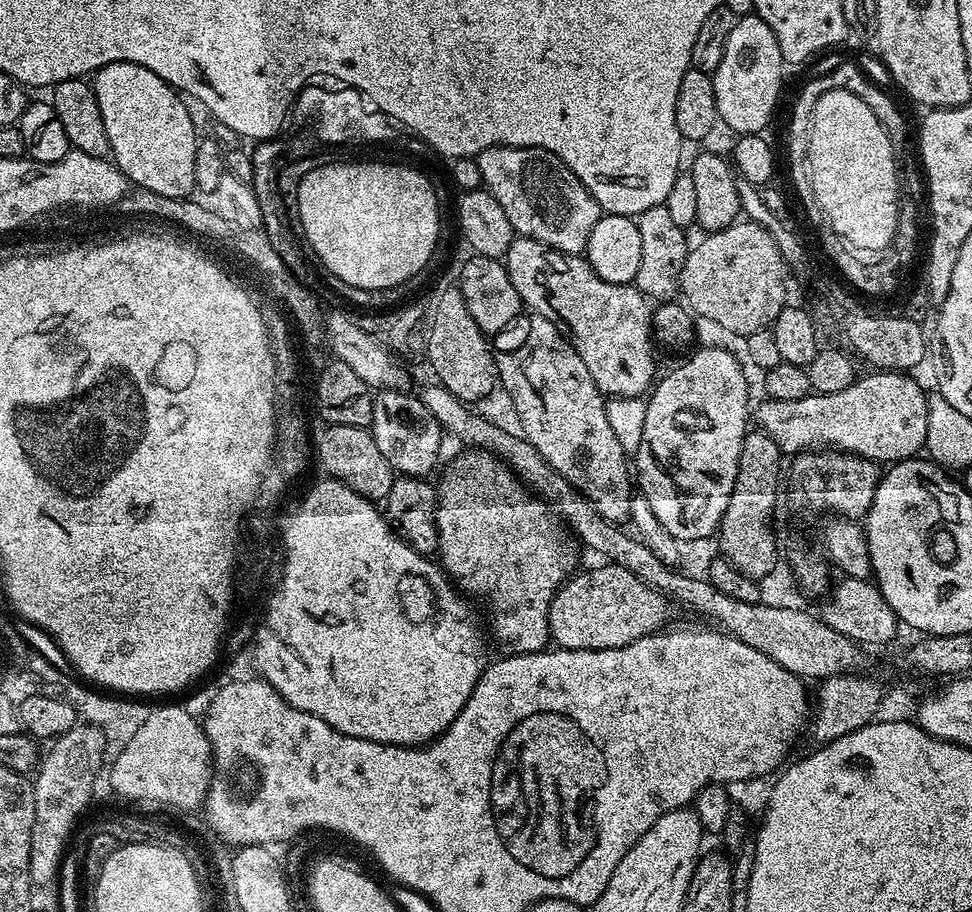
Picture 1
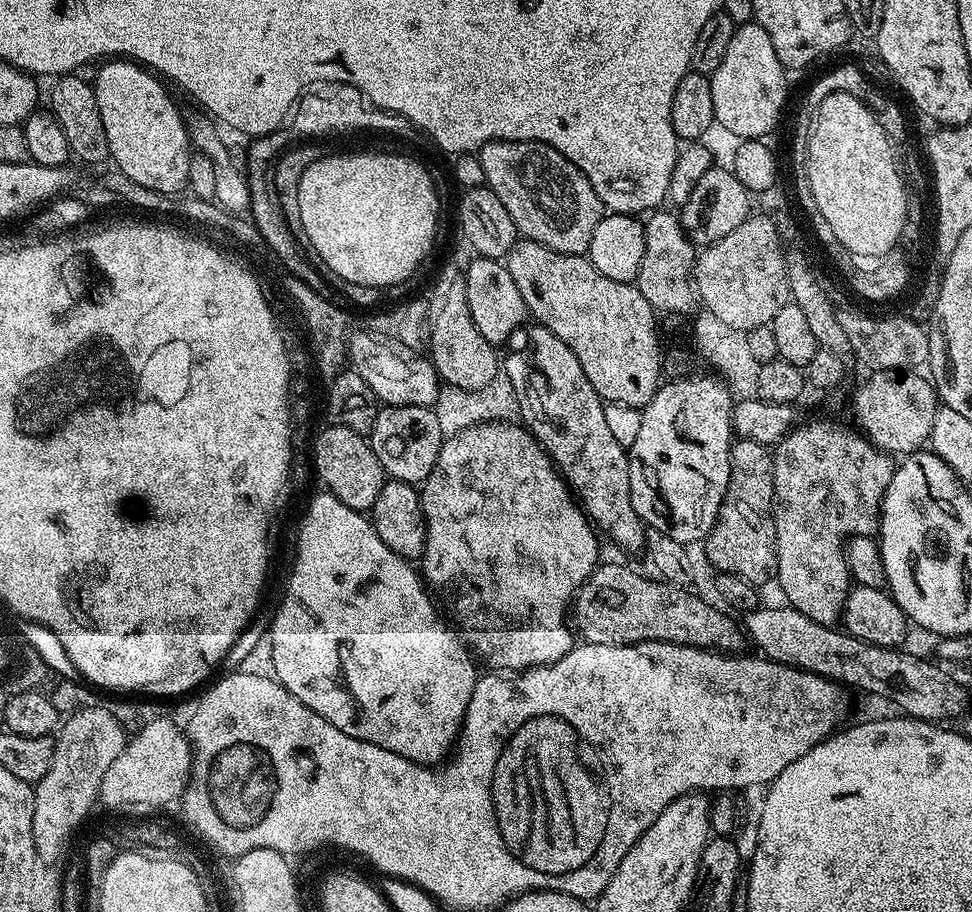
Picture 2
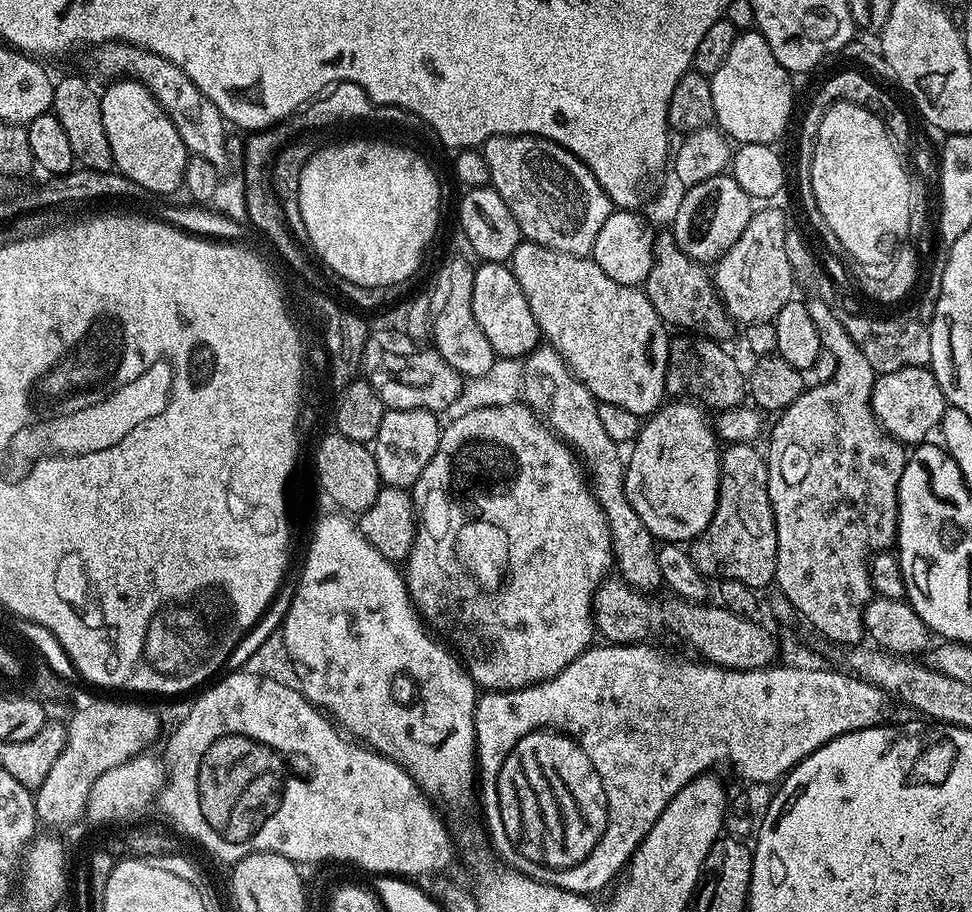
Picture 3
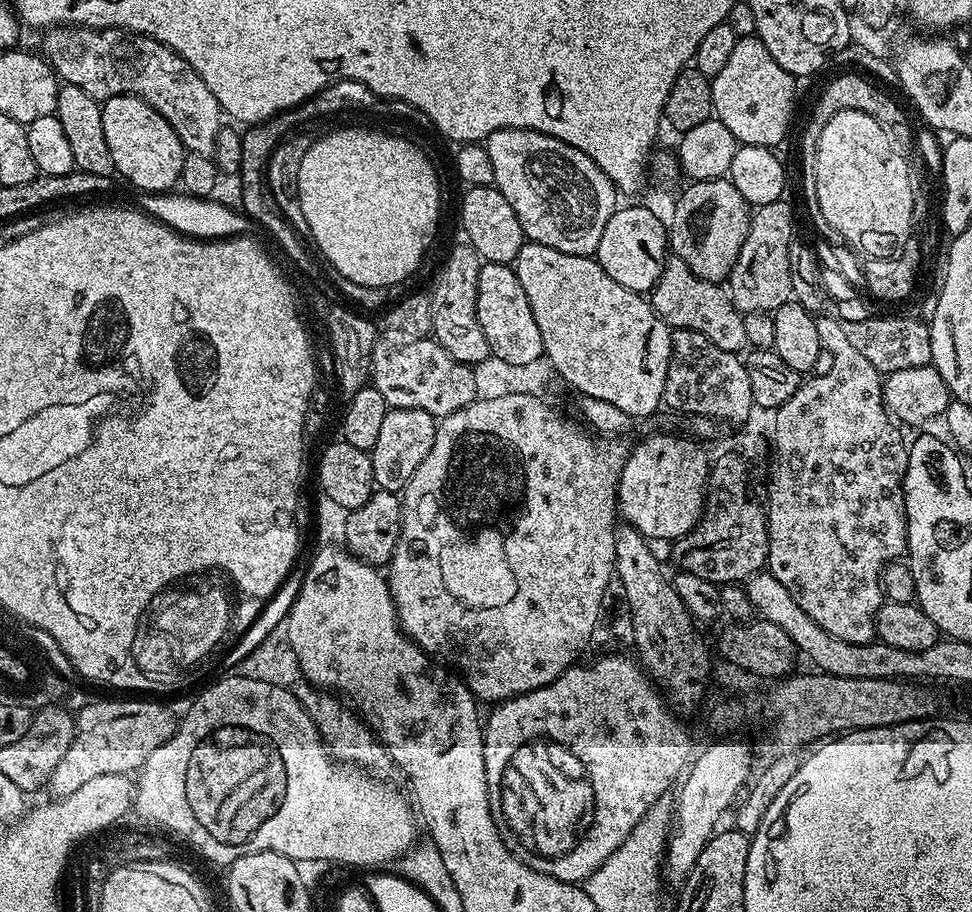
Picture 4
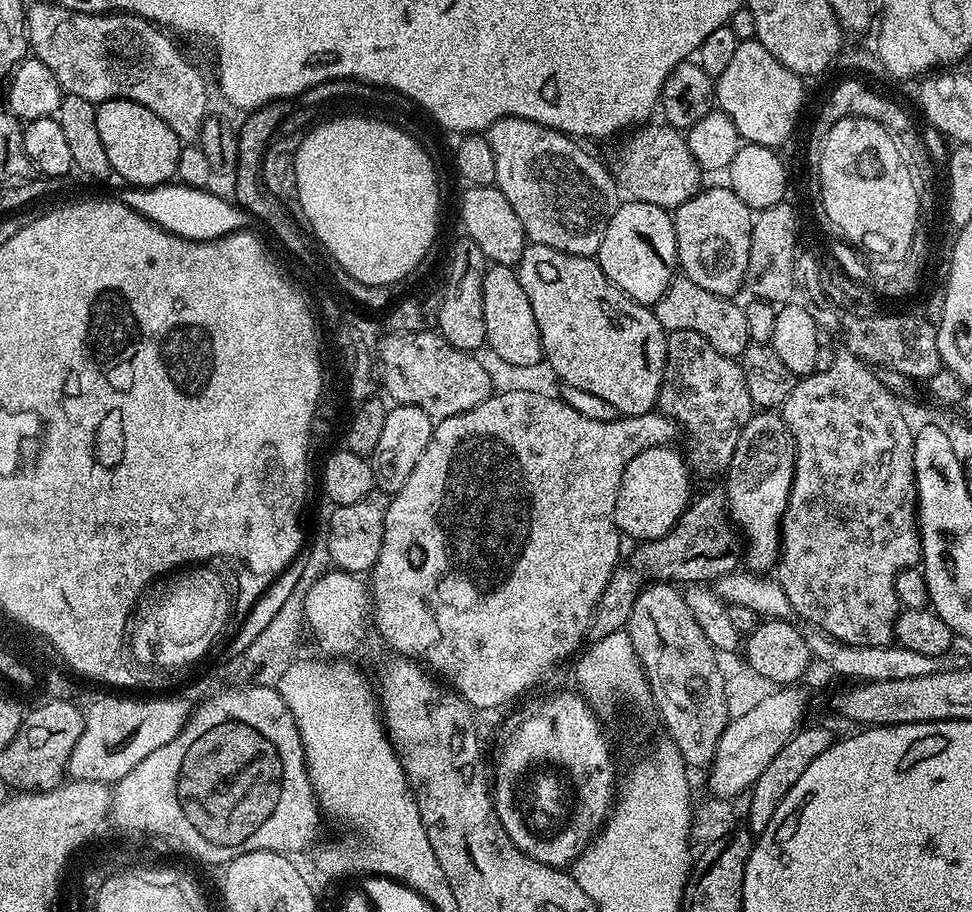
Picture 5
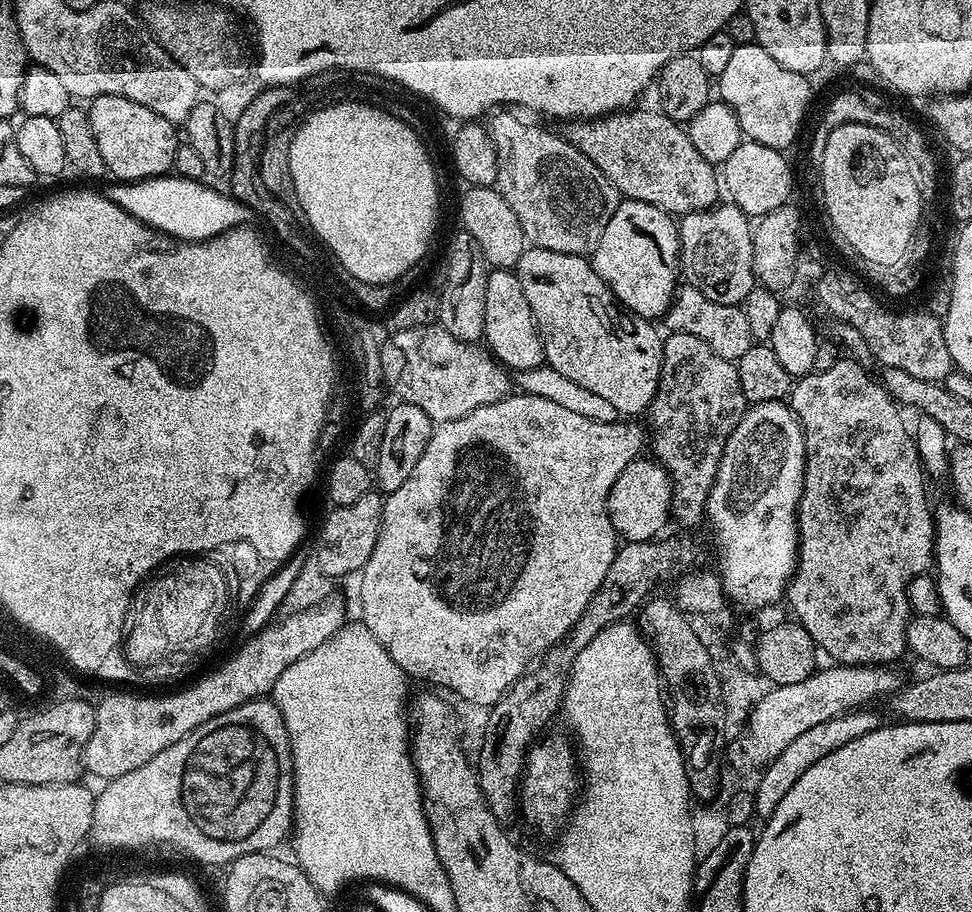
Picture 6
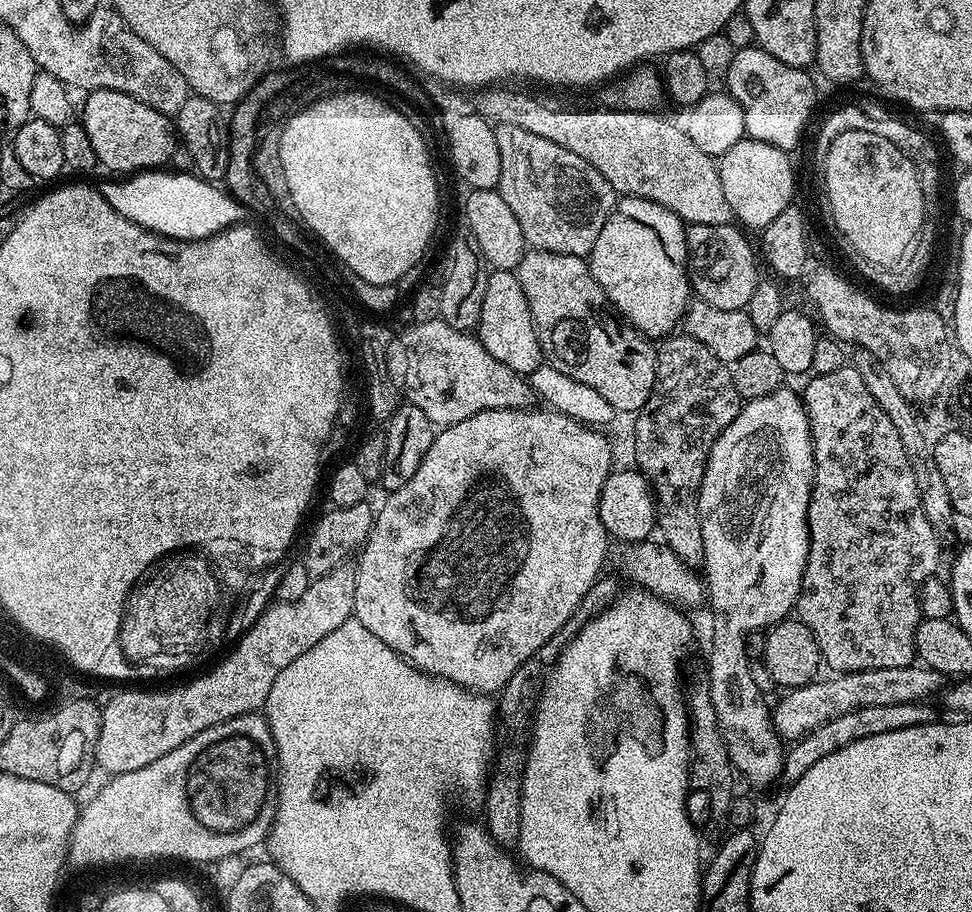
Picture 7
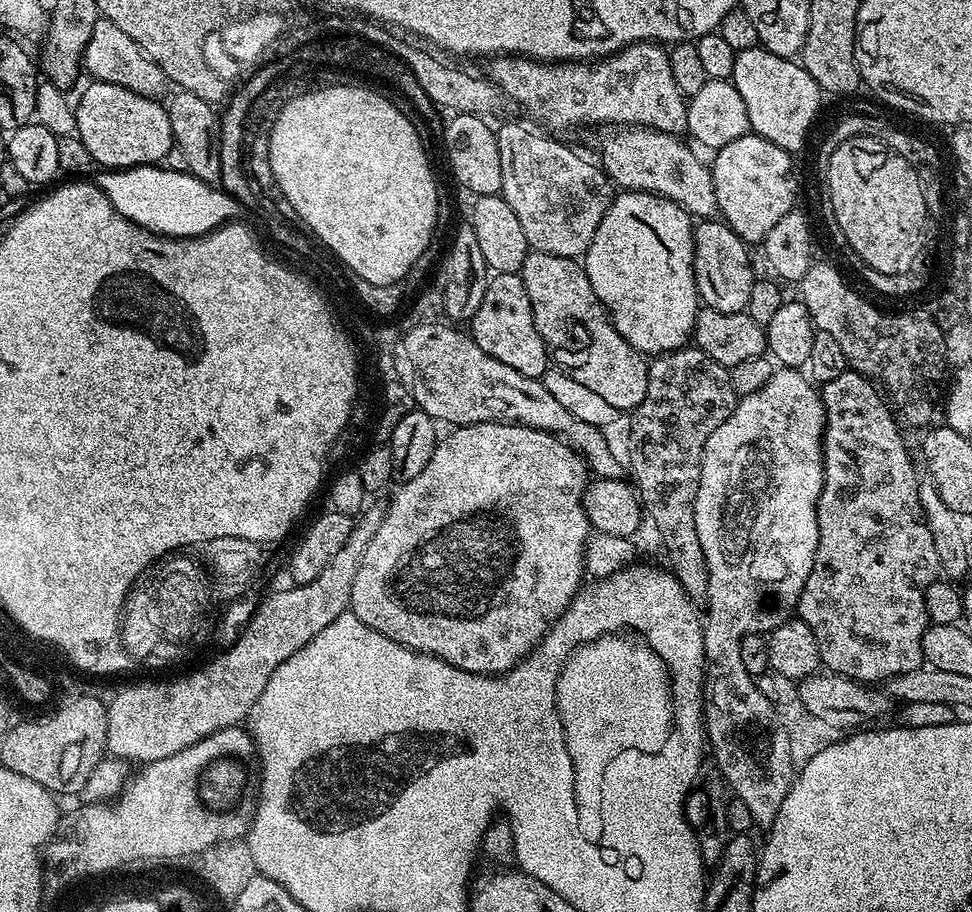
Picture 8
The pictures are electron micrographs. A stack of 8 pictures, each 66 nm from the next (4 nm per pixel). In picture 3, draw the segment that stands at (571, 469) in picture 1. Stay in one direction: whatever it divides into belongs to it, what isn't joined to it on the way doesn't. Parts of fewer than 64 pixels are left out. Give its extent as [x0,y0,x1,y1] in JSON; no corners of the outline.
[521,344,661,592]

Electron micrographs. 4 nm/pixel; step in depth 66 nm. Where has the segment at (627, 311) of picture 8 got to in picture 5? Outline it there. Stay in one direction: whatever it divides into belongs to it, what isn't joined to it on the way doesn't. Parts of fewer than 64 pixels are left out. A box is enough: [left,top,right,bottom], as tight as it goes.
[598,199,678,306]

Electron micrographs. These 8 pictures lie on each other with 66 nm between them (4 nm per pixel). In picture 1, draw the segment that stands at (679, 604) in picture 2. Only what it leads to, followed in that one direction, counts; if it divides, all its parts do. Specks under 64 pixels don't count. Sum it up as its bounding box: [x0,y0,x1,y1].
[548,562,674,652]

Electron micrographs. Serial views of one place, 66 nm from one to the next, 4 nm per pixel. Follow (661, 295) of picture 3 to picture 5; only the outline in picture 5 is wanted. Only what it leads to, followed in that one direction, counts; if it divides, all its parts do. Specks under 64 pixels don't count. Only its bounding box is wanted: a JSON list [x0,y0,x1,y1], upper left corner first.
[654,274,750,358]

